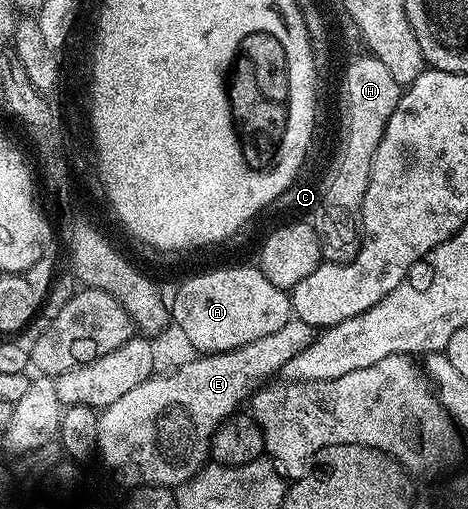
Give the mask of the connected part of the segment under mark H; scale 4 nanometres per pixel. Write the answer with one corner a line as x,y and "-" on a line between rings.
369,53
364,54
363,61
356,63
347,75
347,145
332,173
326,200
324,233
321,235
328,246
325,254
327,263
348,263
362,248
364,193
368,193
368,181
380,137
384,137
388,117
392,117
396,105
402,100
403,90
403,84
392,78
392,72
385,67
384,61

